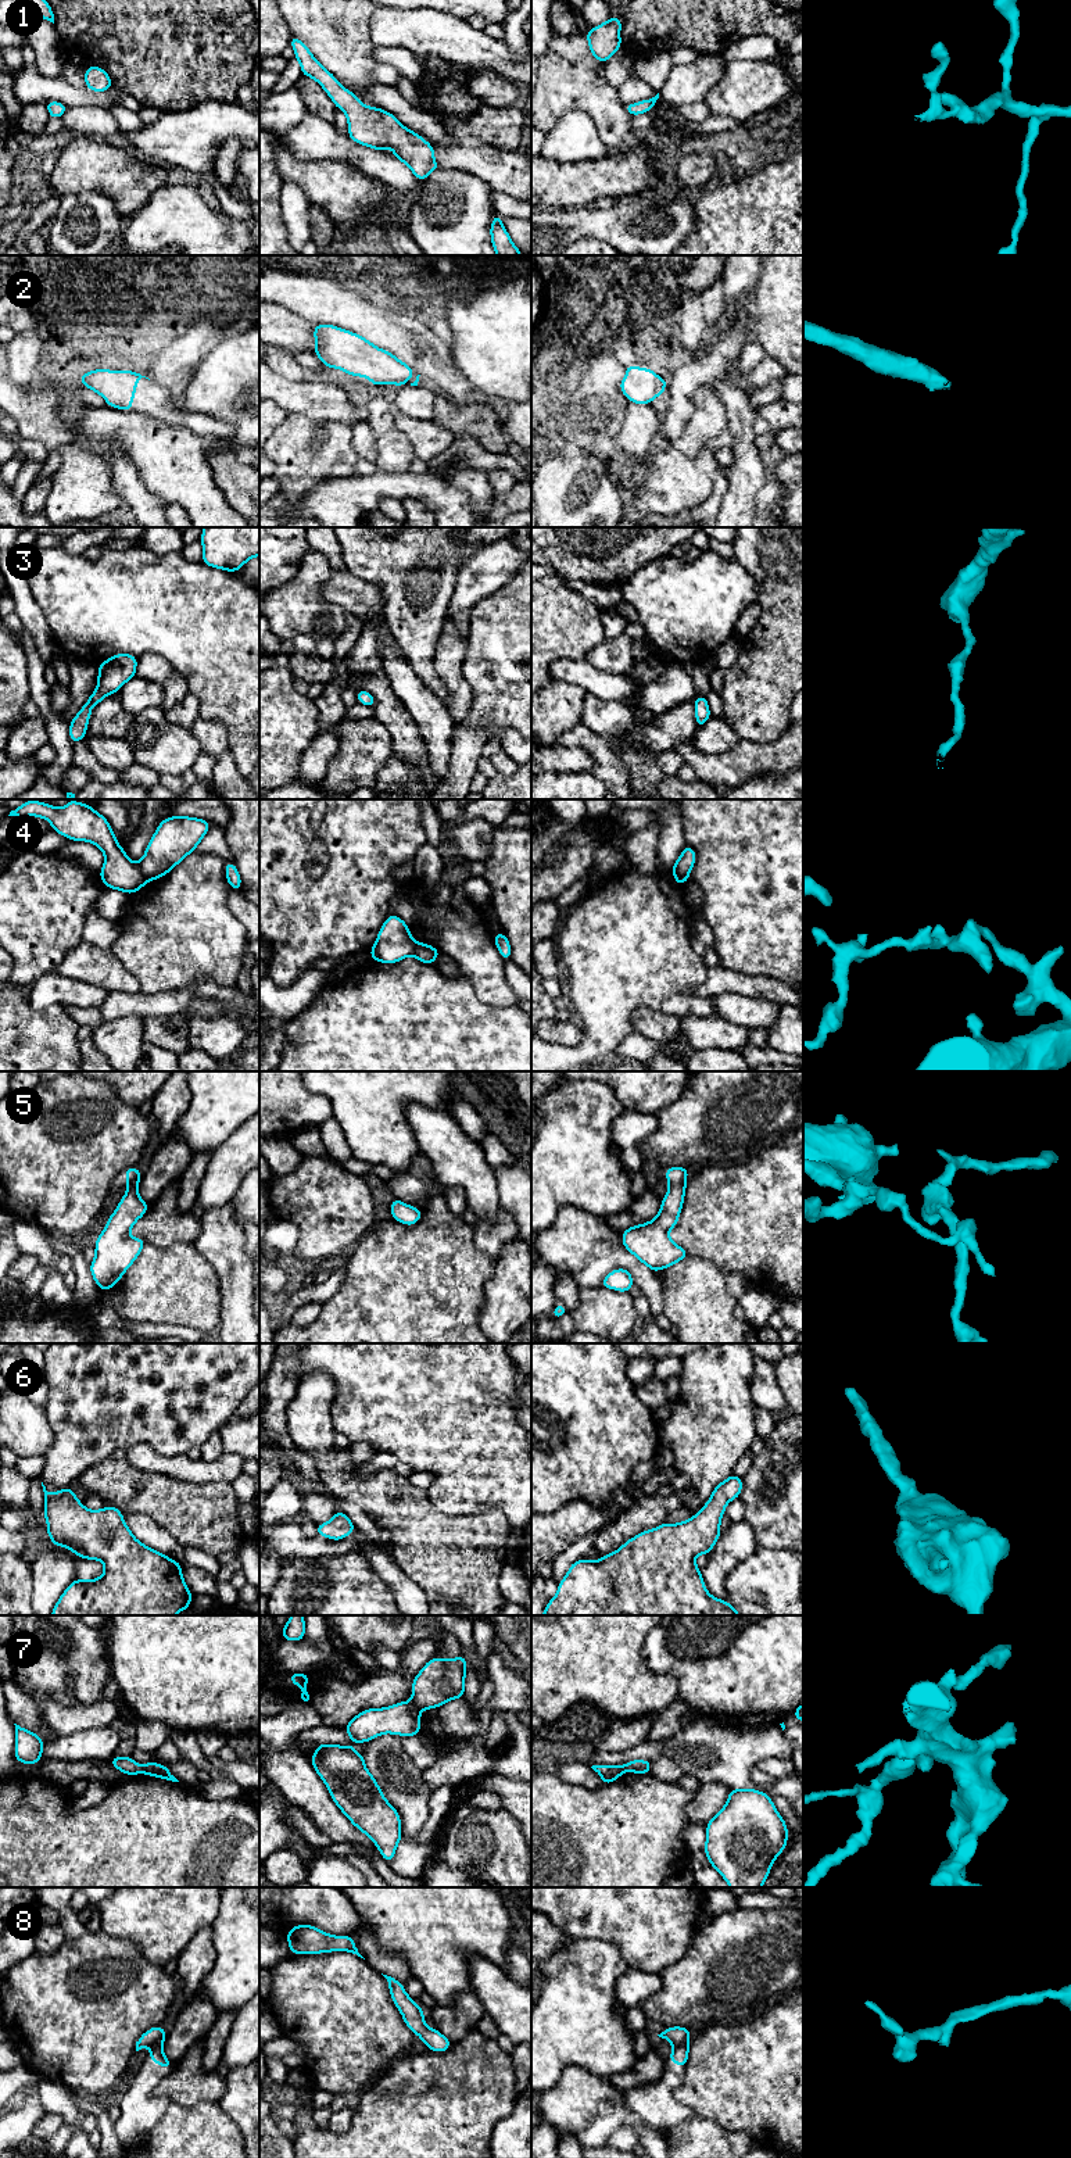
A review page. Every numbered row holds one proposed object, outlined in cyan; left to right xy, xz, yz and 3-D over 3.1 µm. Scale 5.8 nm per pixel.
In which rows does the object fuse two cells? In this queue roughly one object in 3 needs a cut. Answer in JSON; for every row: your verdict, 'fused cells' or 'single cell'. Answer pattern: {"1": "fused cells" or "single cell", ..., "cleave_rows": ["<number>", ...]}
{"1": "single cell", "2": "single cell", "3": "single cell", "4": "fused cells", "5": "single cell", "6": "single cell", "7": "fused cells", "8": "single cell", "cleave_rows": ["4", "7"]}

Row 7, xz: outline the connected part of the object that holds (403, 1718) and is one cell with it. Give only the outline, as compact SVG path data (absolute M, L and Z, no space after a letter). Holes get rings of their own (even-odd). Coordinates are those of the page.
M411 1701L384 1708L368 1708L350 1719L344 1731L352 1742L366 1743L383 1733L415 1736L420 1733L420 1711Z

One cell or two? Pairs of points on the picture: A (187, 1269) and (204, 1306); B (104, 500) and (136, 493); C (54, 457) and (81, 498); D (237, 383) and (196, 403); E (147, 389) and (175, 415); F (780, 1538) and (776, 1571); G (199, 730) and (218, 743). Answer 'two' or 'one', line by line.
A: one
B: two
C: two
D: one
E: one
F: two
G: one

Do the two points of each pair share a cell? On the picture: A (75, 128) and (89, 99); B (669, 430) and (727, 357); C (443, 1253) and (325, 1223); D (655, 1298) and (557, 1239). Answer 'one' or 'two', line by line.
A: two
B: one
C: two
D: one

